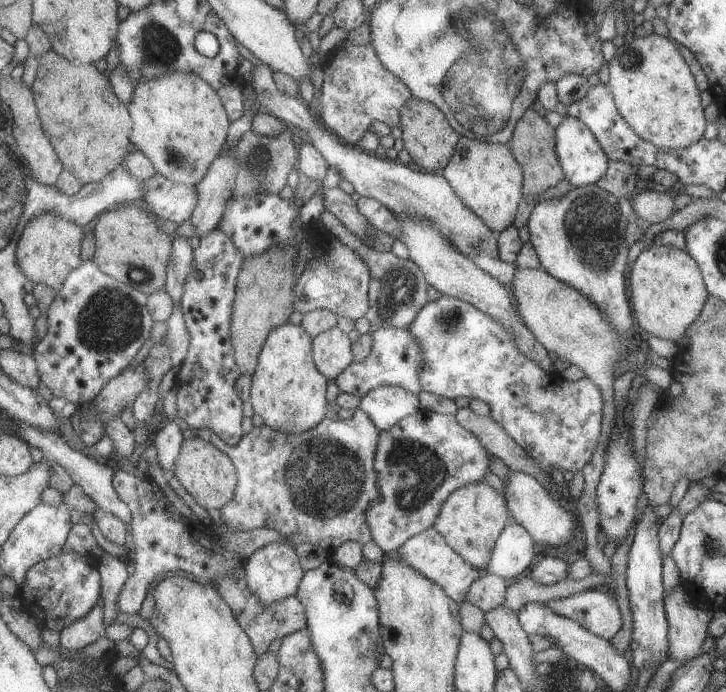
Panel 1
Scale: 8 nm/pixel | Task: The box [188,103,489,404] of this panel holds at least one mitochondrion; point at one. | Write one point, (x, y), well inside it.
(397, 287)

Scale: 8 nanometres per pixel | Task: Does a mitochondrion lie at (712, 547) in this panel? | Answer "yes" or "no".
yes

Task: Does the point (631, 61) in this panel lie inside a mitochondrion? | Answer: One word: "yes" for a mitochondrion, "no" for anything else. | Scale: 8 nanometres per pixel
yes

